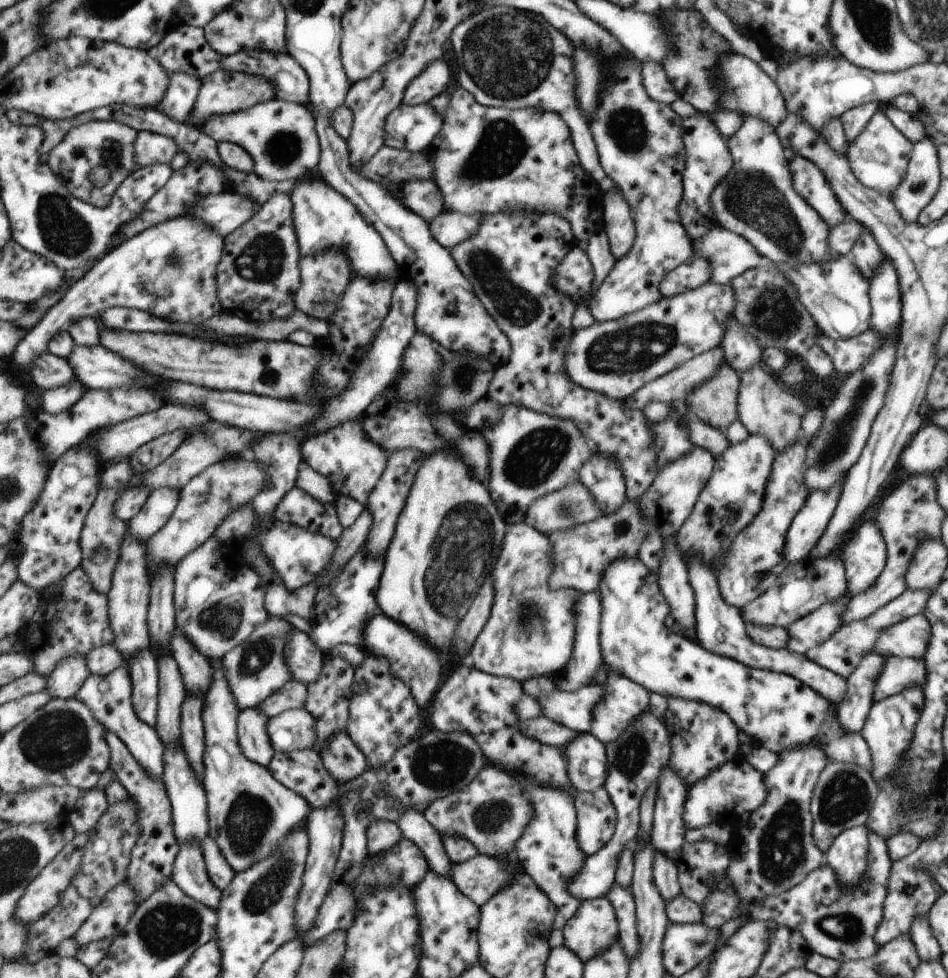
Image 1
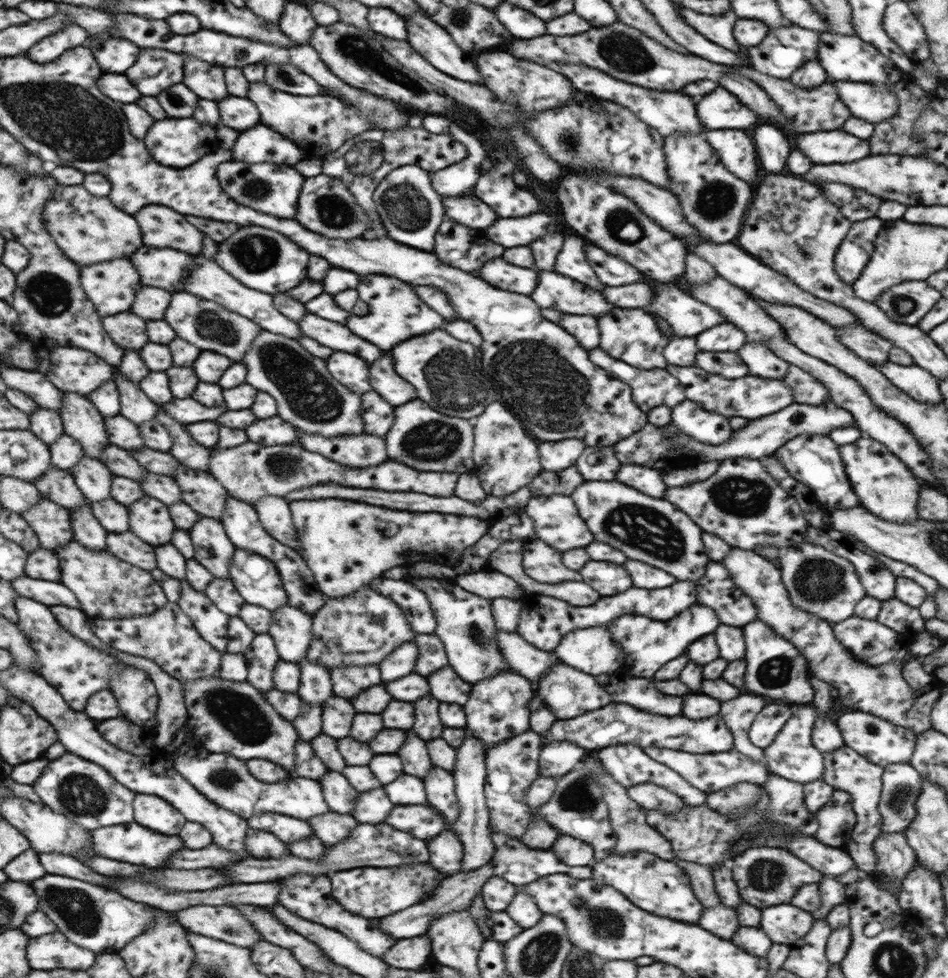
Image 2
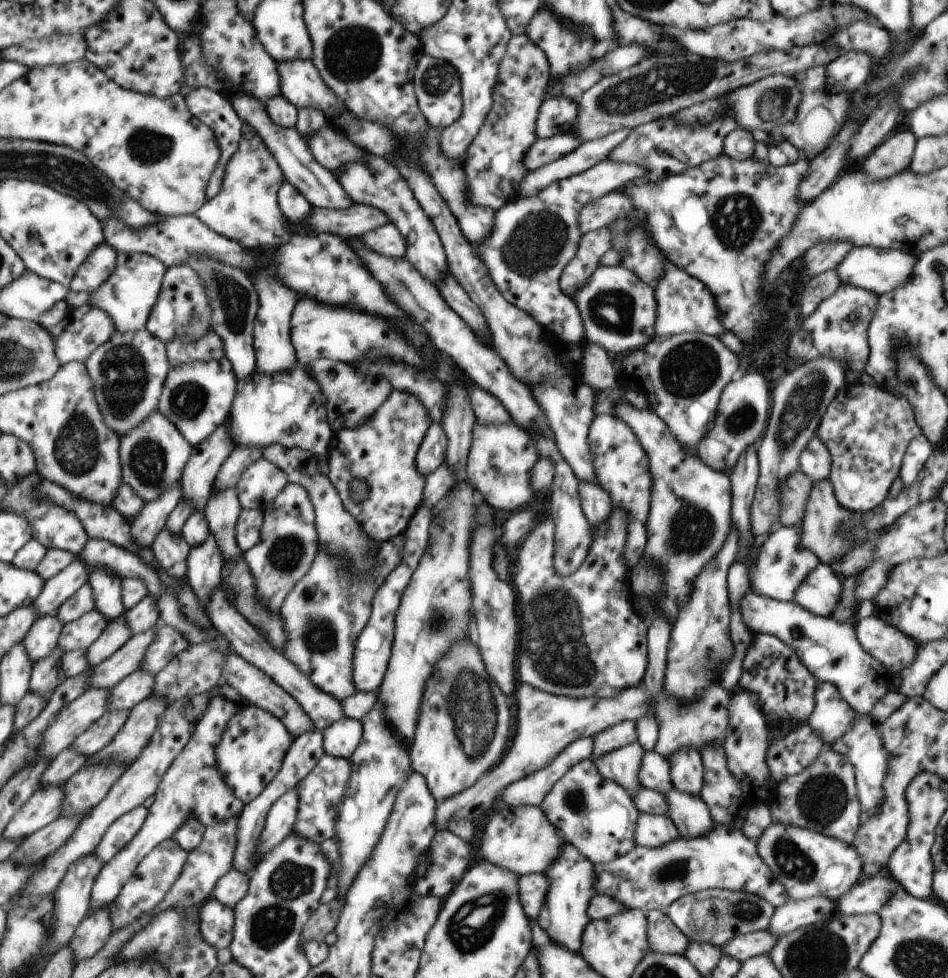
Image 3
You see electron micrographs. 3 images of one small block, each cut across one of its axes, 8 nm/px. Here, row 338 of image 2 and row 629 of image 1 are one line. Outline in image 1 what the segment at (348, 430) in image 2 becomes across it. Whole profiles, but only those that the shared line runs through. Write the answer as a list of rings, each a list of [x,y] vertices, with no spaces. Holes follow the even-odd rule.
[[[268,617],[254,628],[246,640],[221,658],[239,710],[258,707],[261,702],[292,680],[293,676],[285,657],[285,646],[292,628],[295,627],[284,617]]]

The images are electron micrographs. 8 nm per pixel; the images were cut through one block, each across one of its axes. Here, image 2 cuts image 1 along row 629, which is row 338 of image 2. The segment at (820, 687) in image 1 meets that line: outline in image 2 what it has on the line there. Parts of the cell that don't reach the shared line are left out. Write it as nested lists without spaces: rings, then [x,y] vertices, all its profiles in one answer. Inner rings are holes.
[[[726,322],[698,334],[696,340],[698,350],[702,352],[738,352],[747,342],[745,332]]]

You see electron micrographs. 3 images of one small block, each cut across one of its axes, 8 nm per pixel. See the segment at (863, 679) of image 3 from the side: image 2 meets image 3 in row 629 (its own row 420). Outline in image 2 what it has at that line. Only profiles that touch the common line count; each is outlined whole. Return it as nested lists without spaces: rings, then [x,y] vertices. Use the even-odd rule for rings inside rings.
[[[828,400],[826,404],[790,404],[786,408],[779,410],[776,414],[766,415],[762,418],[758,417],[750,420],[750,424],[746,424],[746,428],[742,430],[734,430],[732,436],[724,442],[724,444],[702,444],[698,440],[694,440],[692,436],[680,432],[674,424],[670,426],[662,426],[662,430],[666,432],[666,436],[672,434],[672,444],[680,450],[680,452],[688,452],[688,454],[696,454],[700,462],[710,462],[710,460],[724,460],[724,458],[762,458],[772,454],[778,446],[782,446],[784,442],[798,436],[802,433],[829,435],[831,430],[836,427],[846,427],[855,425],[855,420],[844,408],[836,406],[834,402]]]

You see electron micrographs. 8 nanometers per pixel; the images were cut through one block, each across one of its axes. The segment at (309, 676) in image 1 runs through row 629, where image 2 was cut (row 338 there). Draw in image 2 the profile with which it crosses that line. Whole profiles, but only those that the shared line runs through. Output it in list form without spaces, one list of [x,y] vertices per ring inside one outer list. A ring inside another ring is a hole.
[[[198,256],[194,262],[196,262],[194,268],[184,278],[184,284],[178,288],[180,292],[184,290],[184,292],[194,294],[194,296],[198,296],[198,298],[202,298],[203,300],[215,301],[223,308],[258,323],[263,330],[298,340],[299,335],[302,334],[299,324],[283,316],[275,308],[271,294],[260,292],[259,290],[252,290],[252,288],[244,286],[237,278],[230,276],[229,272],[222,270],[216,262],[204,258],[204,256]]]

